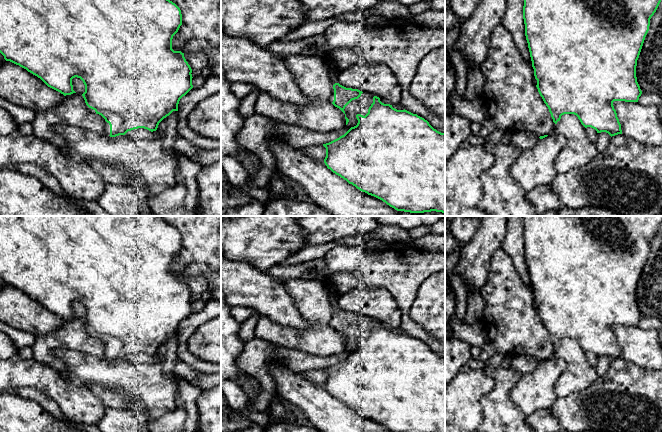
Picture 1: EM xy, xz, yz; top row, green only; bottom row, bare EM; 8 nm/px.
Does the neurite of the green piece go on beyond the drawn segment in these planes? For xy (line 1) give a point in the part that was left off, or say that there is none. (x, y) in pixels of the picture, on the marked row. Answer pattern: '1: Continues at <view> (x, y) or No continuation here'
1: Continues at xy (107, 129)

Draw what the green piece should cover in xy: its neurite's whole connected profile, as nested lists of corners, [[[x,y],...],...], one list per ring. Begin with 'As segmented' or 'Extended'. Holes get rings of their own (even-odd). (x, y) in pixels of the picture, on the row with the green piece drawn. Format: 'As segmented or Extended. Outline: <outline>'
Extended. Outline: [[[0,0],[0,53],[10,61],[40,78],[48,87],[64,96],[76,93],[72,79],[80,78],[85,85],[82,94],[88,109],[106,121],[105,134],[110,137],[125,135],[128,131],[144,128],[156,131],[159,123],[173,111],[178,111],[180,99],[192,88],[192,69],[181,51],[172,49],[173,36],[182,25],[180,8],[170,0]]]

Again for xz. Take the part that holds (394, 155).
As segmented. Outline: [[[377,96],[373,97],[373,103],[369,107],[368,113],[365,116],[357,114],[356,118],[358,120],[356,126],[351,127],[344,135],[340,136],[339,138],[329,143],[323,144],[323,146],[326,148],[326,157],[324,159],[324,163],[327,168],[346,180],[349,184],[355,186],[360,191],[382,200],[397,211],[410,213],[436,211],[445,214],[445,133],[441,133],[434,129],[427,120],[418,116],[417,114],[413,114],[405,109],[397,110],[390,104],[382,103],[380,98]]]

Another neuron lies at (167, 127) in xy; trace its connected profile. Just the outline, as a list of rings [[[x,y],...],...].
[[[173,111],[169,116],[164,118],[158,125],[157,130],[160,132],[159,141],[165,149],[177,152],[174,149],[174,143],[178,137],[177,132],[177,111]]]

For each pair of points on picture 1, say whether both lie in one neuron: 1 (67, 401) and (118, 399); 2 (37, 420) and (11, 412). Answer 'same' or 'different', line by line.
1: different
2: same

